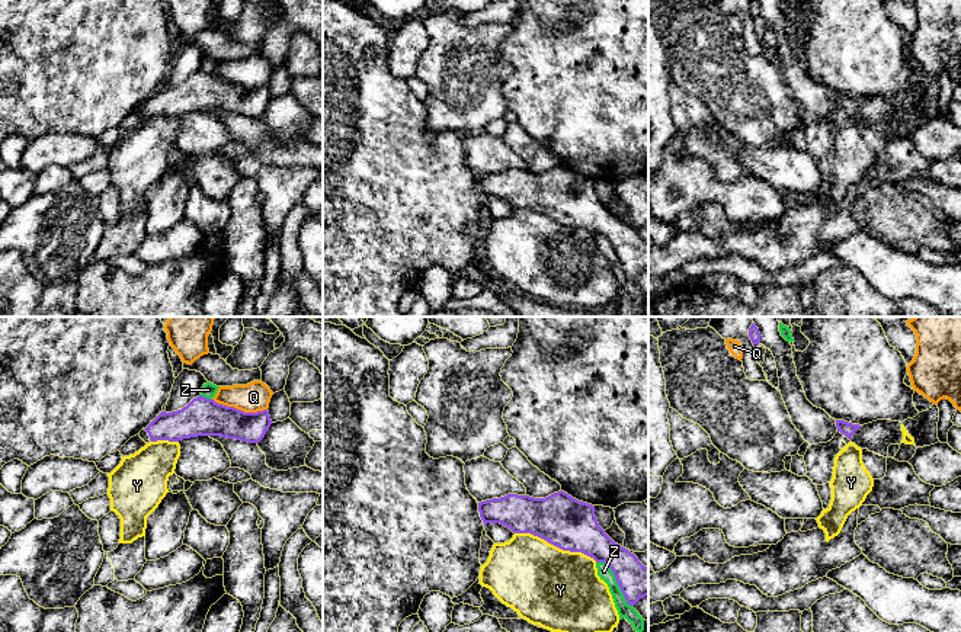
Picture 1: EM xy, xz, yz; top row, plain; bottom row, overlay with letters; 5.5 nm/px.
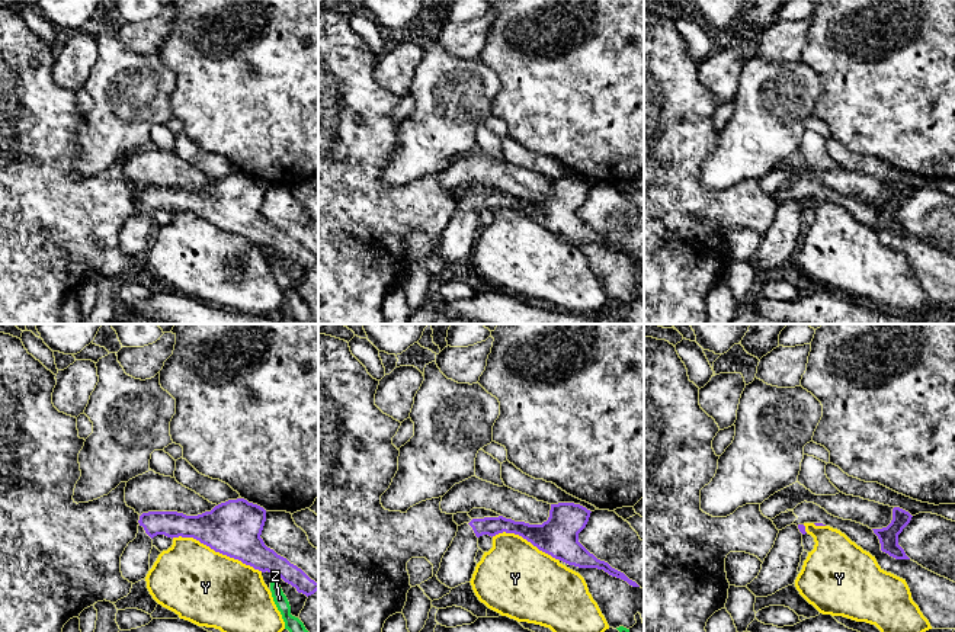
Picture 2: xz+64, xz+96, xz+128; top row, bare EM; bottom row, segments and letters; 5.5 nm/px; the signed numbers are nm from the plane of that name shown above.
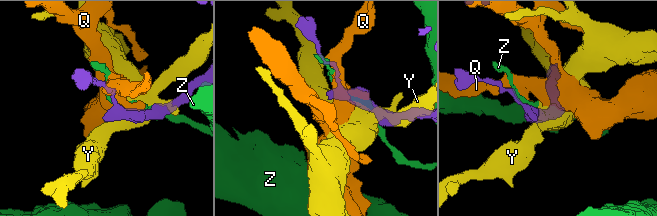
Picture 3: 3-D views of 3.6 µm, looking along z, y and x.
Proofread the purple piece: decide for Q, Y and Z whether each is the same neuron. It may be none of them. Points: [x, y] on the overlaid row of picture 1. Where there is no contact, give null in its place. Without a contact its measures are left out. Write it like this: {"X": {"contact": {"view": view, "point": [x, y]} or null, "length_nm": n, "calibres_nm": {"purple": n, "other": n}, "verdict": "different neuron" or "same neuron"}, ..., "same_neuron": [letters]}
{"Q": {"contact": {"view": "xy", "point": [240, 410]}, "length_nm": 320, "calibres_nm": {"purple": 200, "other": 160}, "verdict": "different neuron"}, "Y": {"contact": {"view": "xz", "point": [556, 545]}, "length_nm": 480, "calibres_nm": {"purple": 280, "other": 440}, "verdict": "different neuron"}, "Z": {"contact": {"view": "xz", "point": [617, 581]}, "length_nm": 320, "calibres_nm": {"purple": 190, "other": 80}, "verdict": "different neuron"}, "same_neuron": []}

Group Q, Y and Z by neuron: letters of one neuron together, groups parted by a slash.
Q / Y / Z

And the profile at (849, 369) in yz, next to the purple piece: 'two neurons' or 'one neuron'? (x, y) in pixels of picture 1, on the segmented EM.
two neurons

